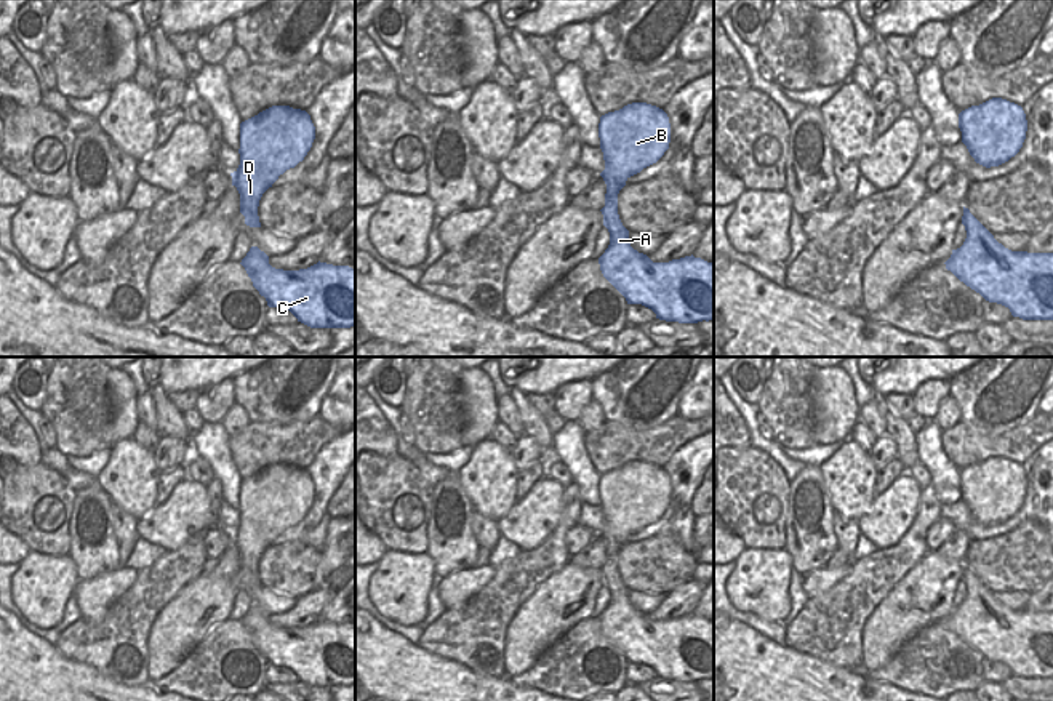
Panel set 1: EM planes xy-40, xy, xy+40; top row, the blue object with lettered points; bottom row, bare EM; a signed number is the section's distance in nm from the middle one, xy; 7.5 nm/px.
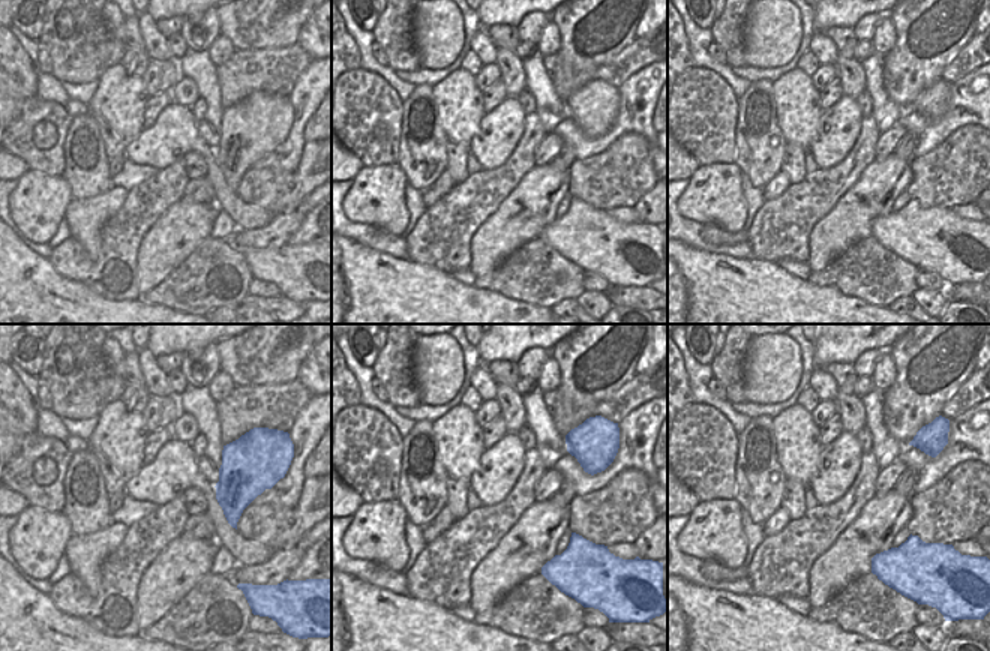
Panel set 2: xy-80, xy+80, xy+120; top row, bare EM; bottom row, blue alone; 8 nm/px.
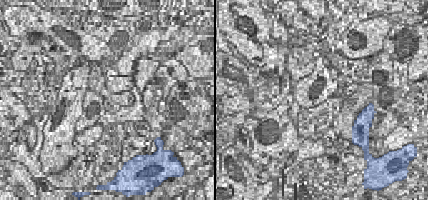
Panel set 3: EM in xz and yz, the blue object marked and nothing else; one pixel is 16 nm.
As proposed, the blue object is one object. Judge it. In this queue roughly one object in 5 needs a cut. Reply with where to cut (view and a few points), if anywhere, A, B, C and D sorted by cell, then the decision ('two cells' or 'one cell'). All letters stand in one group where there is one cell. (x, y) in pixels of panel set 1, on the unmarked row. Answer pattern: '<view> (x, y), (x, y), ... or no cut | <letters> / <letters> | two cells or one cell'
no cut | A B C D | one cell

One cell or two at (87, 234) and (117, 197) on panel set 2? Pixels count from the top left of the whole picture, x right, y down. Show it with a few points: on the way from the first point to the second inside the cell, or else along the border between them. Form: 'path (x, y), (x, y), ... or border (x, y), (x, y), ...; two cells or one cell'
path (87, 225), (108, 204); one cell

